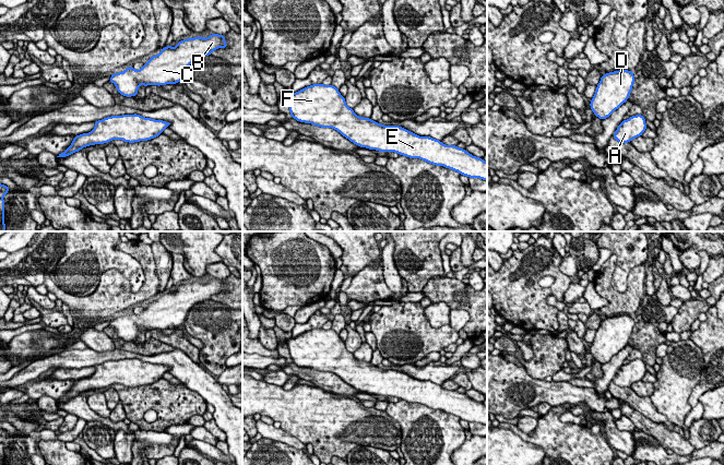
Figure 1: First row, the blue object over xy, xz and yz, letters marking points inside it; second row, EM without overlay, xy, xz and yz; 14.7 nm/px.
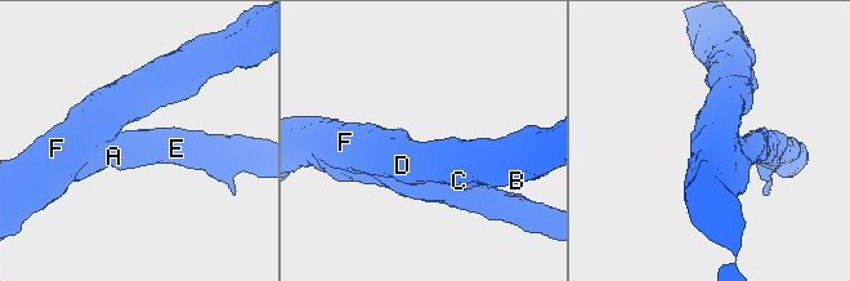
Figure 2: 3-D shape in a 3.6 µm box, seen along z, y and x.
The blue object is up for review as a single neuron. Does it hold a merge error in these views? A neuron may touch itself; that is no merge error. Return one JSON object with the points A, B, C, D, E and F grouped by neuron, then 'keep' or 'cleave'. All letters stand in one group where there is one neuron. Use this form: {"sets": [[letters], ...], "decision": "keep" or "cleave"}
{"sets": [["A", "B", "C", "D", "E", "F"]], "decision": "keep"}

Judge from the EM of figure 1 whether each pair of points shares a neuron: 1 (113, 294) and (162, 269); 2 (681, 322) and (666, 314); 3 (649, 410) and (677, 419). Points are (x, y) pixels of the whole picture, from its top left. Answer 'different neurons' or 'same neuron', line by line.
1: different neurons
2: different neurons
3: different neurons

